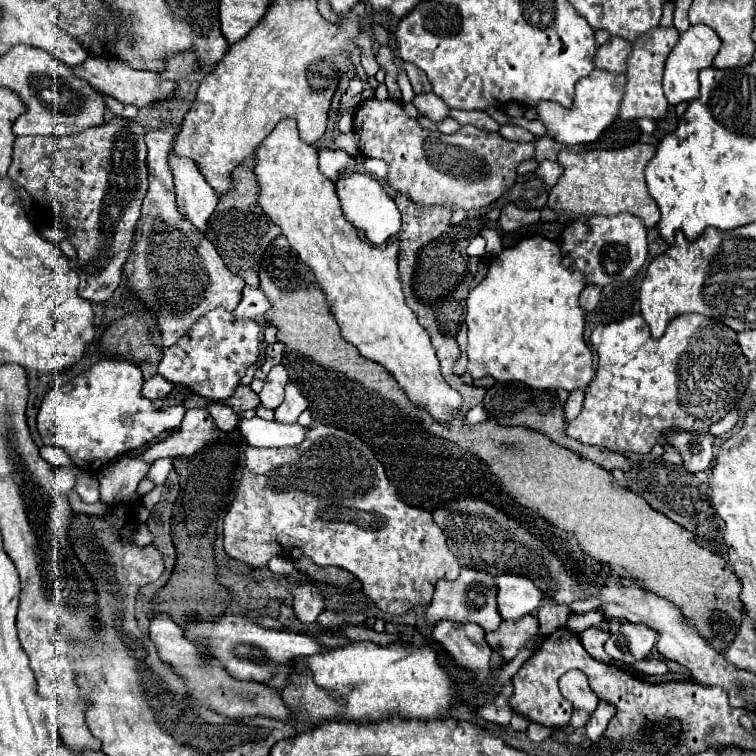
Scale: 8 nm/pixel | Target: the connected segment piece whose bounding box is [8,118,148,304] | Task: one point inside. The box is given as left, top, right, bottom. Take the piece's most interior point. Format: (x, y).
(98, 179)

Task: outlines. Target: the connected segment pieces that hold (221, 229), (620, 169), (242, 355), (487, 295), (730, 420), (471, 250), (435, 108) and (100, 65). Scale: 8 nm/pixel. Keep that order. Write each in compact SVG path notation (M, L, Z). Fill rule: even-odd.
M238 166L232 172L230 190L224 196L220 196L220 202L218 202L214 214L212 214L210 222L208 222L208 228L206 228L206 238L216 246L222 260L226 262L226 266L236 276L244 278L244 282L250 284L250 286L258 286L256 268L258 268L260 256L264 254L266 246L276 236L280 236L280 228L258 206L256 194L258 194L258 186L256 186L254 172Z
M642 142L620 150L584 150L580 154L572 150L562 150L558 154L558 164L564 168L564 174L548 196L548 208L554 212L566 212L570 218L592 214L616 216L620 212L630 212L642 218L646 228L654 228L660 220L660 212L646 190L642 174L644 166L652 160L654 154L656 148Z
M222 308L204 314L194 330L182 336L176 344L162 350L162 360L156 370L172 384L184 384L200 396L212 400L226 400L238 386L246 368L252 366L260 352L260 324L256 320L234 318L232 312Z
M530 236L512 248L504 248L490 262L486 278L470 290L466 300L468 372L472 378L492 376L498 382L522 382L536 390L586 390L594 376L592 352L584 342L584 314L578 306L578 296L586 284L584 276L566 270L560 258L562 254L556 242Z
M734 408L731 410L725 418L720 420L718 423L713 424L710 426L709 431L712 435L724 435L728 431L730 431L738 421L738 412Z
M478 235L476 238L473 238L470 244L467 247L467 254L470 257L476 256L479 258L483 258L485 256L485 249L486 249L486 241L481 236Z
M428 92L428 94L416 94L412 98L412 104L416 106L416 110L420 112L420 116L426 116L434 122L440 122L448 116L448 106L442 102L440 96L436 96L434 92Z
M92 54L84 60L84 64L74 66L72 72L76 76L80 76L82 80L86 80L96 92L100 92L104 96L112 96L114 100L118 100L122 104L134 104L134 106L146 106L146 104L152 104L156 100L164 100L176 88L176 84L172 80L164 80L156 72L132 70L124 64L116 64L114 58L98 58L98 56L92 56Z

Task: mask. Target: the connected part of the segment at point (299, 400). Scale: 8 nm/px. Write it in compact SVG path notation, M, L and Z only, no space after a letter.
M288 384L286 386L286 398L284 402L276 408L276 420L278 422L288 422L294 424L298 422L298 416L308 408L306 398L300 394L300 390L296 388L296 384Z

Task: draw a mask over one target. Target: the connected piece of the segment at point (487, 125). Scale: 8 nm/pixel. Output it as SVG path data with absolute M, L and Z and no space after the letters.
M450 110L450 118L458 120L462 126L466 124L472 124L476 128L484 128L488 132L498 132L498 122L492 120L486 112L480 112L480 110L472 110L472 112L466 112L466 110Z

